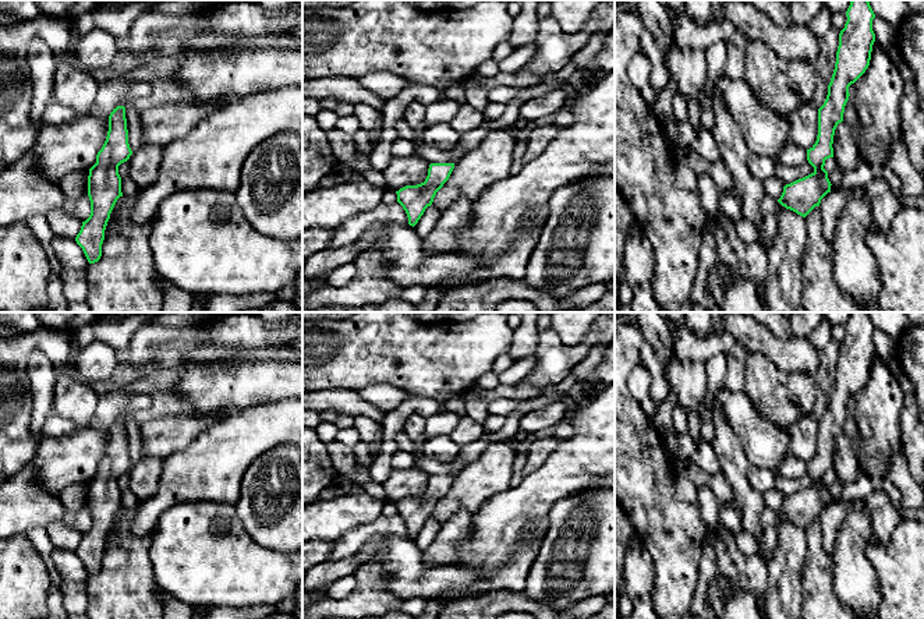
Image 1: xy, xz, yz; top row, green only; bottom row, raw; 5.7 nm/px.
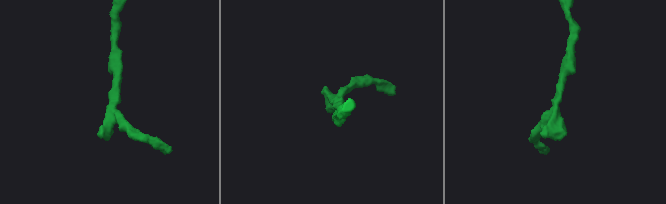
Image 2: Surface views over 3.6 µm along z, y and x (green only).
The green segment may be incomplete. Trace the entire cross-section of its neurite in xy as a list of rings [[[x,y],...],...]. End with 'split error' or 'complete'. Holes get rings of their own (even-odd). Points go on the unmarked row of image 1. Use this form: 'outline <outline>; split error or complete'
outline [[[117,418],[109,428],[109,443],[96,475],[89,481],[88,509],[91,527],[82,534],[75,549],[89,576],[102,569],[102,556],[110,526],[121,505],[118,478],[130,471],[132,463],[128,456],[125,420]]]; complete

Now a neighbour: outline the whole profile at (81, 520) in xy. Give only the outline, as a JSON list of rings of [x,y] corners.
[[[86,492],[86,503],[84,509],[78,513],[66,509],[61,524],[70,524],[75,527],[81,534],[85,534],[91,527],[91,513],[88,509],[88,492]]]

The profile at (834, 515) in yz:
[[[836,500],[828,505],[819,516],[822,527],[822,547],[832,556],[835,552],[835,541],[840,526],[845,523],[852,502]]]

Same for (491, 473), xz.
[[[507,441],[489,445],[482,454],[456,477],[432,517],[446,521],[454,512],[478,512],[493,495],[510,488],[516,449]]]

